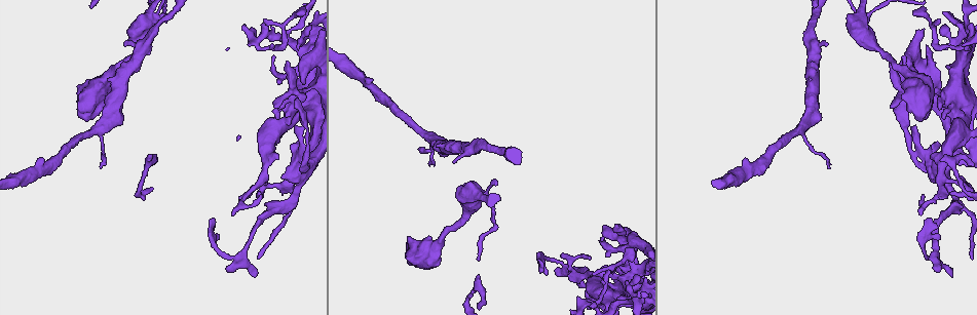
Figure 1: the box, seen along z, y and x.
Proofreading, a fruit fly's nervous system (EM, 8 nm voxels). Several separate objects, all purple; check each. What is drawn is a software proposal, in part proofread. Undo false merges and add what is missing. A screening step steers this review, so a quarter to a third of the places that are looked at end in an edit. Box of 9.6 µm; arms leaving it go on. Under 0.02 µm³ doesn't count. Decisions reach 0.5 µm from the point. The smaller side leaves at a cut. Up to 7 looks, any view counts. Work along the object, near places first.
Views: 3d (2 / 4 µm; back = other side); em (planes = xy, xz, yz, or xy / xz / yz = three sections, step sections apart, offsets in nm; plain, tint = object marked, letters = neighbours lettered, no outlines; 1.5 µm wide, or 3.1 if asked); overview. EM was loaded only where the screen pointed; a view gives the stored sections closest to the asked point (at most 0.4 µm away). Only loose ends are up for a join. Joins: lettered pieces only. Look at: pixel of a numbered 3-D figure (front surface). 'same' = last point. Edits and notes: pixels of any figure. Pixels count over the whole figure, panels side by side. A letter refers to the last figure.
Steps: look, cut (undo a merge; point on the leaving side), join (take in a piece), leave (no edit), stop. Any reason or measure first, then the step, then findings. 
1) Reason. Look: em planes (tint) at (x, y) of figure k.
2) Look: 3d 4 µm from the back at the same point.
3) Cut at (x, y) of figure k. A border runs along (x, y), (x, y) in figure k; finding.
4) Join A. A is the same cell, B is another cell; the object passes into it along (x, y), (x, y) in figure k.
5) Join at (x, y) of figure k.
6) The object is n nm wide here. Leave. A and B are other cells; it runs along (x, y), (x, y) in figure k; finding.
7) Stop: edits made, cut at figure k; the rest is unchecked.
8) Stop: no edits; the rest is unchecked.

Branch stops here. Look: em planes (letters) at (218, 237) of figure 1.

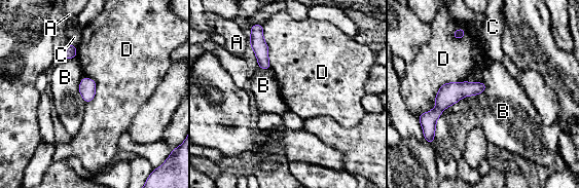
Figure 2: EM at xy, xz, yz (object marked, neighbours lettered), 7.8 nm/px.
Leave. A, B, C and D are other cells; a border runs along (464, 80), (444, 83), (419, 116) in figure 2; none of them fits.

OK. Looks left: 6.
Look: em planes (tint) at (148, 45) of figure 1.

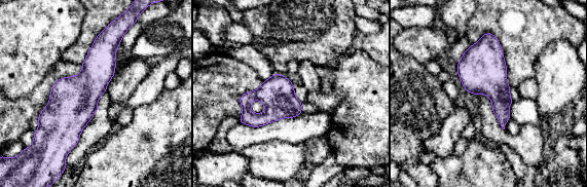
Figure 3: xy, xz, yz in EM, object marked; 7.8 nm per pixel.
See the neighbours. Look: em planes (letters) at the same point.

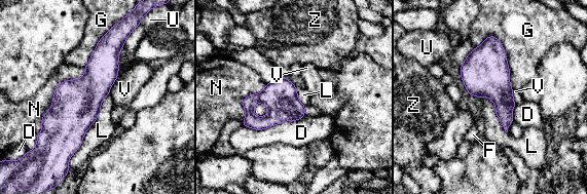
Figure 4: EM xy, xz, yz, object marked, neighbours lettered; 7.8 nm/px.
Leave. D, F, G, L, N, U, V and Z are other cells; it runs along (108, 37), (69, 152) in figure 4; continuous, no second neuron.

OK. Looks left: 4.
Sudden change in width. Look: em planes (letters) at (466, 219) of figure 1.

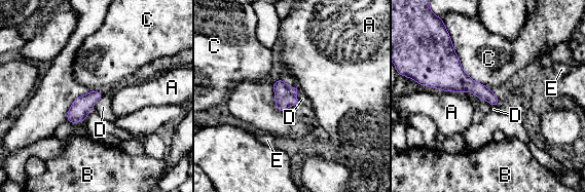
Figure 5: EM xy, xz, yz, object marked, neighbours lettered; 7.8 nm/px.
Leave. A, B, C, D and E are other cells; a border runs along (482, 100), (497, 106) in figure 5; all the same neuron.

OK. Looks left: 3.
Stop: no edits; the rest is unchecked.

